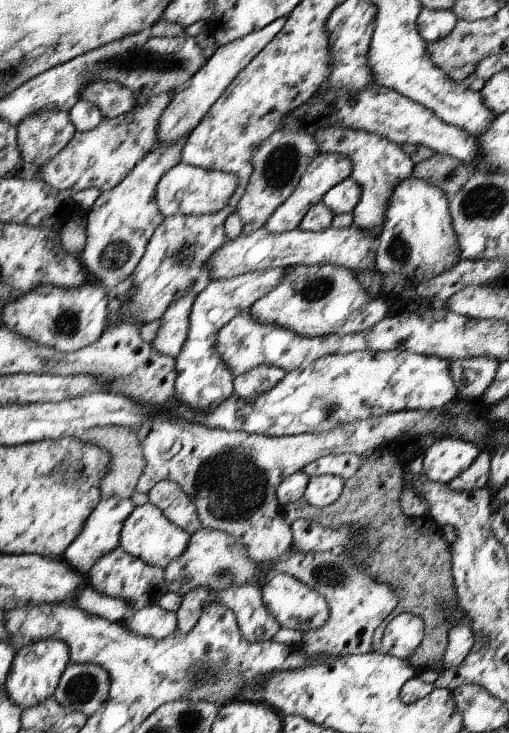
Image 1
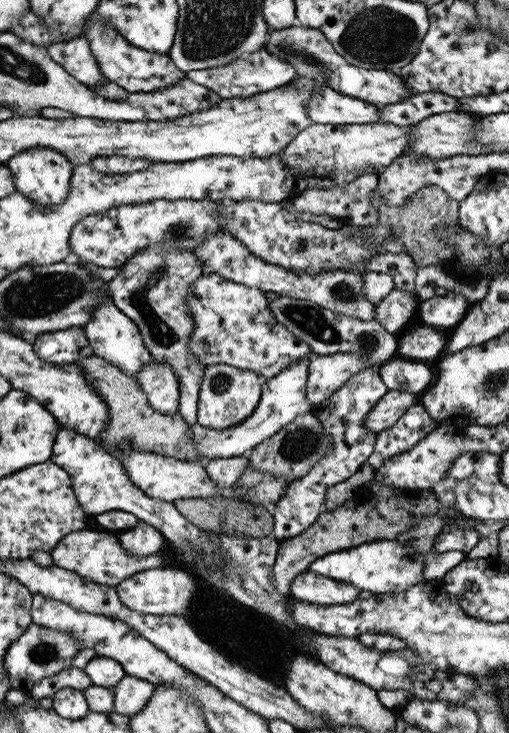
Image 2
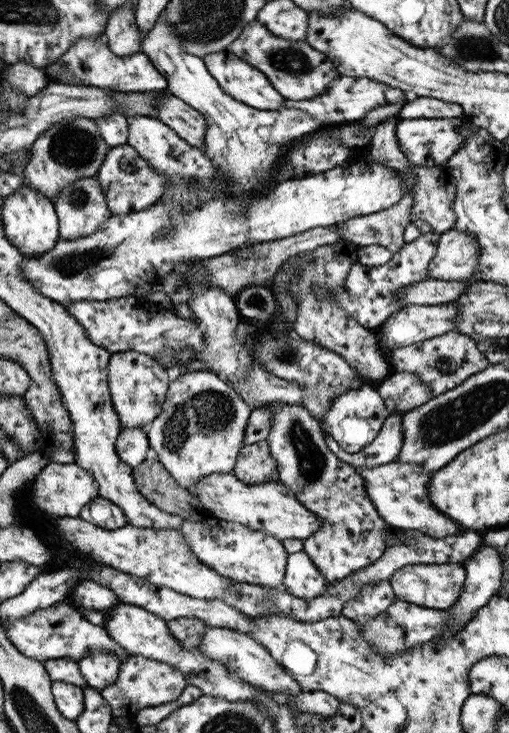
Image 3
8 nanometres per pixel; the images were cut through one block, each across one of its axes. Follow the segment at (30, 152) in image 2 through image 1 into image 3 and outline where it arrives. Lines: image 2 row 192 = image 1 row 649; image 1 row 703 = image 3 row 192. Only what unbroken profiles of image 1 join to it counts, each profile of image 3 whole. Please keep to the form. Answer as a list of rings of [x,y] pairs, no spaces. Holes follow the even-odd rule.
[[[21,185],[15,192],[4,198],[2,203],[1,222],[5,238],[27,258],[46,253],[57,239],[58,222],[54,204],[35,189]]]

